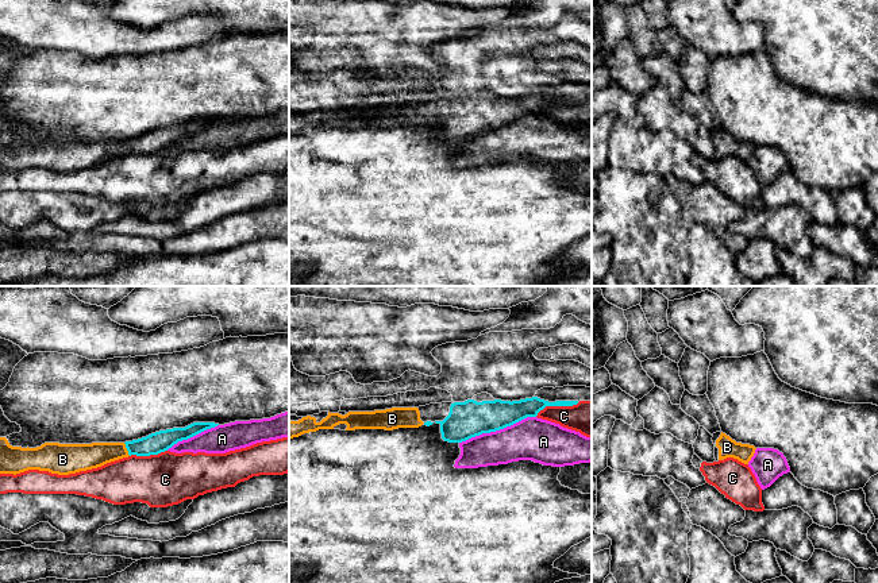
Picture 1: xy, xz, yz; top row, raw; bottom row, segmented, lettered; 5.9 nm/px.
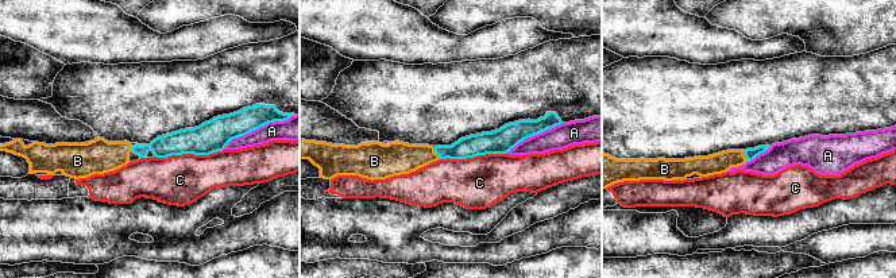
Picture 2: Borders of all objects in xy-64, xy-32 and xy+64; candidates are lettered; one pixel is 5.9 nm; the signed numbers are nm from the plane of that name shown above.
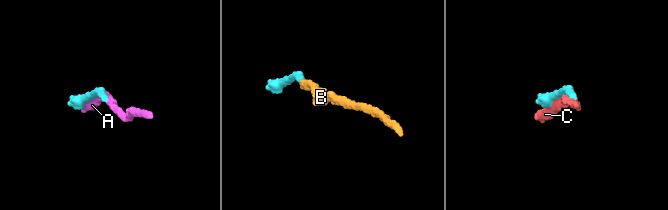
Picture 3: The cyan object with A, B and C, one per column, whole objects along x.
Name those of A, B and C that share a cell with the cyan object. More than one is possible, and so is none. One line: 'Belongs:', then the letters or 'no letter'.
Belongs: B

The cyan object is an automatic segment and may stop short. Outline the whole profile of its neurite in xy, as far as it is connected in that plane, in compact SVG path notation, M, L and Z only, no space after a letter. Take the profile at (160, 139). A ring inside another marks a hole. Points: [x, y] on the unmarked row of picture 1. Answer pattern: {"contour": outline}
{"contour": "M193 120L185 126L159 128L126 140L45 140L36 146L12 144L5 135L0 135L0 171L16 173L28 167L58 173L76 171L131 152L158 152L178 139L188 138L217 123L215 120Z"}

